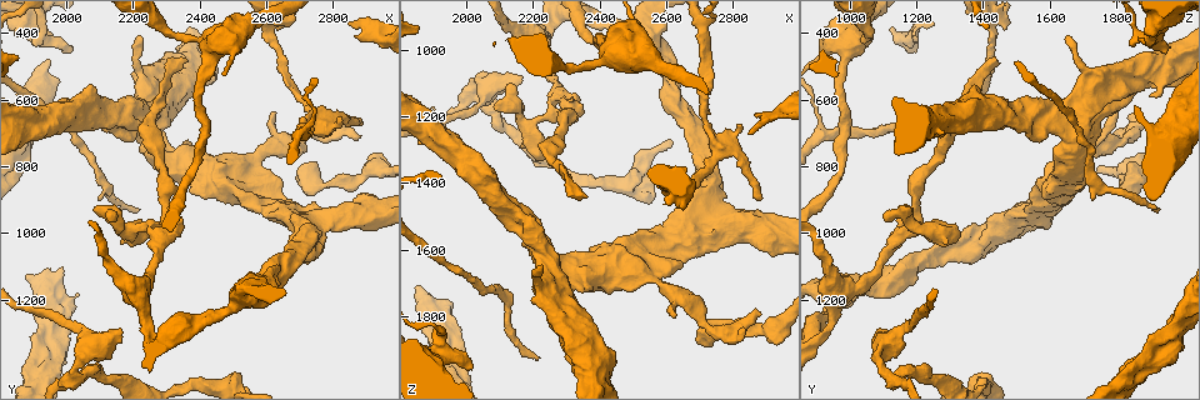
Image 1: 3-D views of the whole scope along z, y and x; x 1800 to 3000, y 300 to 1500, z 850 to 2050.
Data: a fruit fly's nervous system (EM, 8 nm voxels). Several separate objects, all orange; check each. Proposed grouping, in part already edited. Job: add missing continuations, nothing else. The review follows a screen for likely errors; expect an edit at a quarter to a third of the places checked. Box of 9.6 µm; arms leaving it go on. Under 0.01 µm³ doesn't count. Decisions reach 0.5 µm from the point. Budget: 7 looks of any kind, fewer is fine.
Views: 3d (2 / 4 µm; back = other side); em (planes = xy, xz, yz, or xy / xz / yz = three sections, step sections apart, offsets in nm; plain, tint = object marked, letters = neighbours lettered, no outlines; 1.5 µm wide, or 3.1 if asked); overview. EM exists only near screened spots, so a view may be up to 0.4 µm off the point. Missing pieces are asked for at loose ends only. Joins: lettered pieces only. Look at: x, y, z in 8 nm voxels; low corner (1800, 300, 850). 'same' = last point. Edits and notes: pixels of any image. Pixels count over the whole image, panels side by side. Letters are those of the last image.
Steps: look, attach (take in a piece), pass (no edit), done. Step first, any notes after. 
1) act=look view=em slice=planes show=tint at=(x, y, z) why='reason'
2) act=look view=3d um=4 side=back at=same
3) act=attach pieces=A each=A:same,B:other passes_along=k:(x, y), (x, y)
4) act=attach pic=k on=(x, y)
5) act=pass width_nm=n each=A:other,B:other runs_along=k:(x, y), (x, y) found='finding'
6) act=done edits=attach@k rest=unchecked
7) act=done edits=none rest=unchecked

act=look view=em slice=planes show=plain at=(2020, 440, 1960) why='free end'

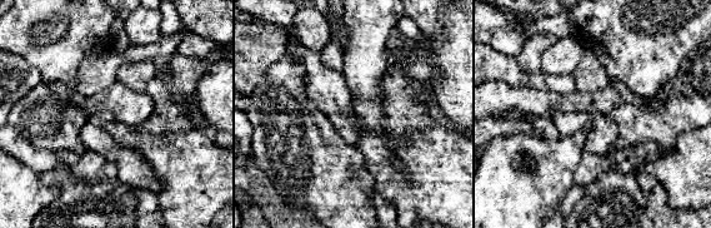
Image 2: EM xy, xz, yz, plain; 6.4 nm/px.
act=look view=em slice=planes show=letters at=same

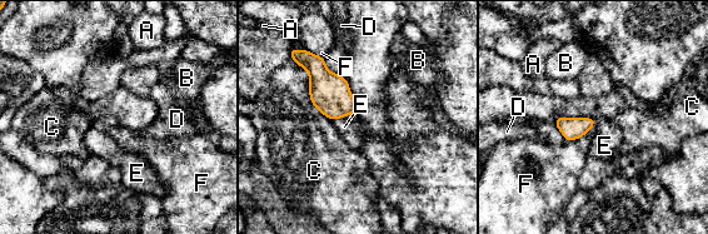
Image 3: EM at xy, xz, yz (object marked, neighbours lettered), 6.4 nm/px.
act=attach pieces=E each=A:other,B:other,C:other,D:other,E:same,F:other found='it goes on there'

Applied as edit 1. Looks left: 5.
act=look view=em slice=xz step=4 show=letters at=(2210, 930, 1920) why='tapers out'

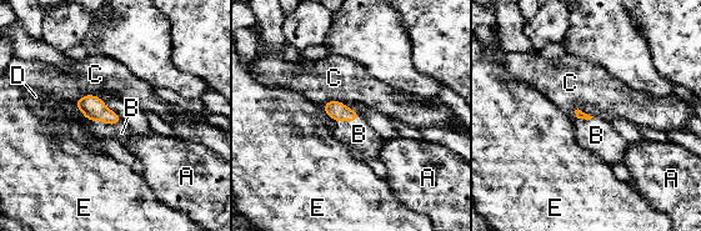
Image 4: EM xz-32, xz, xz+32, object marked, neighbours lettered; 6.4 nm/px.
act=look view=em slice=planes show=letters at=same why='cut it another way'

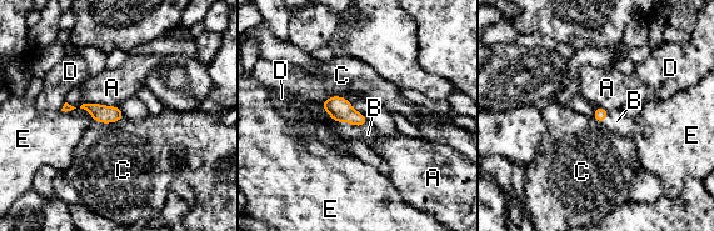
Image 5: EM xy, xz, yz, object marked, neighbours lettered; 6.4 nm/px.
act=attach pieces=B each=A:other,B:same,C:other,D:other,E:other passes_along=5:(340, 110), (351, 124), (368, 134) found='the neuron continues'

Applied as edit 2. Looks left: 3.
act=look view=em slice=xy step=8 show=letters at=(2890, 680, 1450) why='an open end'

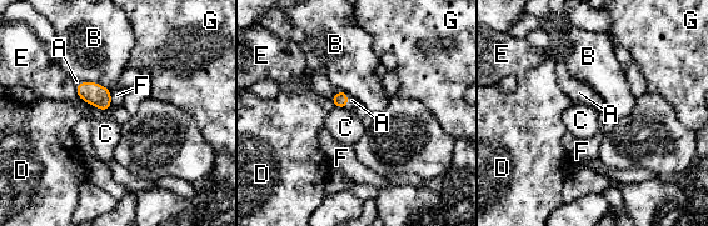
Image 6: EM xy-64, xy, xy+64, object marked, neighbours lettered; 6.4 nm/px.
act=attach pieces=A longest_contact=B:200nm each=A:same,B:other,C:other,D:other,E:other,F:other,G:other passes_along=6:(340, 100), (347, 100), (352, 100) found='it goes on there'

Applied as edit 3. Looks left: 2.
act=done edits=attach@3,attach@5,attach@6 rest=unchecked

